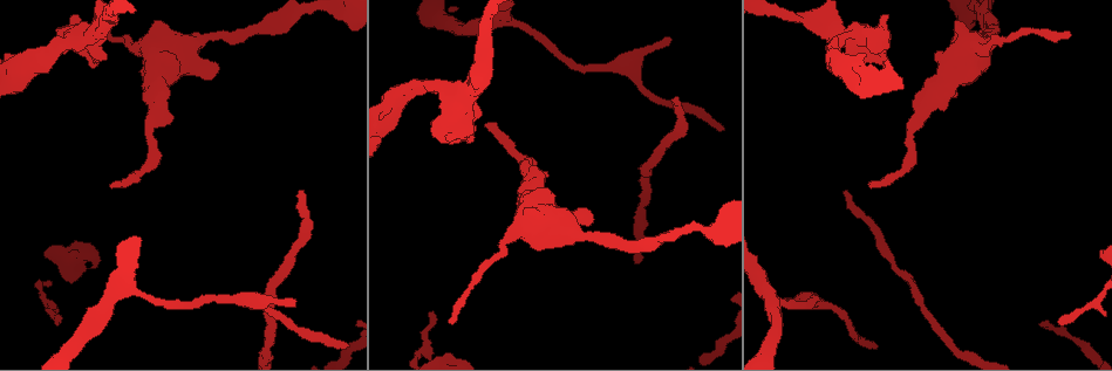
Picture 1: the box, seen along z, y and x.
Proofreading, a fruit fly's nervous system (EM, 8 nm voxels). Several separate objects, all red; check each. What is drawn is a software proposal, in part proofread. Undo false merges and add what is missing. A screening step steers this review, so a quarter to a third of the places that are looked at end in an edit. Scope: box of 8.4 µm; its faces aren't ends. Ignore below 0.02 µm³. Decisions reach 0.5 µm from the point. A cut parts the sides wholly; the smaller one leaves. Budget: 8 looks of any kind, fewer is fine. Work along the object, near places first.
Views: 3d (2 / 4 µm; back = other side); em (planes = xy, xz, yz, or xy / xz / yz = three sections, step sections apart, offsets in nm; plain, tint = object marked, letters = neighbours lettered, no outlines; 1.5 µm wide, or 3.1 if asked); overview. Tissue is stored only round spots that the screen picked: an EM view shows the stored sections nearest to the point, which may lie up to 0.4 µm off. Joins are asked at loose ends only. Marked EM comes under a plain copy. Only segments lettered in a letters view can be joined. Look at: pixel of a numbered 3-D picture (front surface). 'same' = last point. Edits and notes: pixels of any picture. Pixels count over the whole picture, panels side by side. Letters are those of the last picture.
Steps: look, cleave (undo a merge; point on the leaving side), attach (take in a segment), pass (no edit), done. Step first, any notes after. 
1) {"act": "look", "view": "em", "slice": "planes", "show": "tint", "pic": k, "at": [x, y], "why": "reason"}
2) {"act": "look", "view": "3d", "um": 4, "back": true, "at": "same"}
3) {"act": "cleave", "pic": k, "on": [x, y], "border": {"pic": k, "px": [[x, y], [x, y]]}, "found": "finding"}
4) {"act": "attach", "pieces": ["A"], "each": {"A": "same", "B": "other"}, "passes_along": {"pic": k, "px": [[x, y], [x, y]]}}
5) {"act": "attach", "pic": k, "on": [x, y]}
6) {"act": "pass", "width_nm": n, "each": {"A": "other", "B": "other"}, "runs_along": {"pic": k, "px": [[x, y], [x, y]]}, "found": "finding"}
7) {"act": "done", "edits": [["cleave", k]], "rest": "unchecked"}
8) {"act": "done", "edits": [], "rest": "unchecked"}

{"act": "look", "view": "em", "slice": "planes", "show": "letters", "pic": 1, "at": [84, 38], "why": "looks like a crossing"}

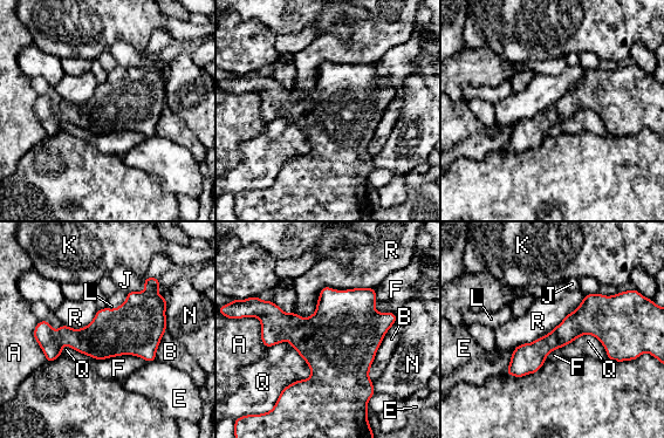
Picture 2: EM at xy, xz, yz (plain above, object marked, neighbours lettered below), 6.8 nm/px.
{"act": "pass", "width_nm": 340, "each": {"A": "other", "B": "other", "E": "other", "F": "other", "J": "other", "K": "other", "L": "other", "N": "other", "Q": "other", "R": "other"}, "found": "all the same neuron"}

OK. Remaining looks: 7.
{"act": "look", "view": "em", "slice": "planes", "show": "letters", "pic": 1, "at": [765, 290], "why": "calibre changes"}

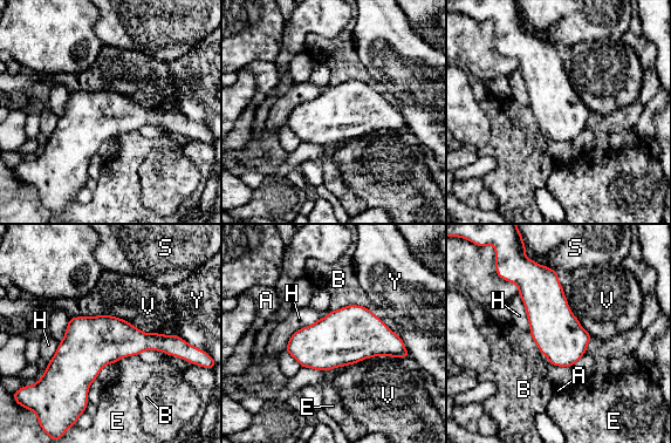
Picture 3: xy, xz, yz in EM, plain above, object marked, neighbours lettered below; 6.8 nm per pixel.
{"act": "pass", "each": {"A": "other", "B": "other", "E": "other", "H": "other", "S": "other", "V": "other", "Y": "other"}, "border": {"pic": 3, "px": [[70, 317], [115, 315], [178, 336]]}, "found": "continuous, no second neuron"}

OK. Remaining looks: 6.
{"act": "look", "view": "3d", "um": 2, "pic": 1, "at": [679, 99], "why": "an open end"}

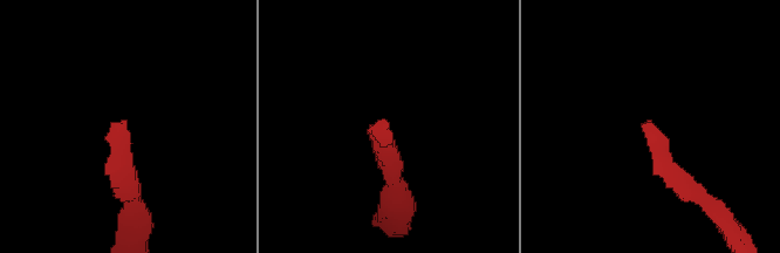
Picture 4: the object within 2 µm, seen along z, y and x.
{"act": "look", "view": "em", "slice": "planes", "show": "letters", "pic": 4, "at": [384, 122]}

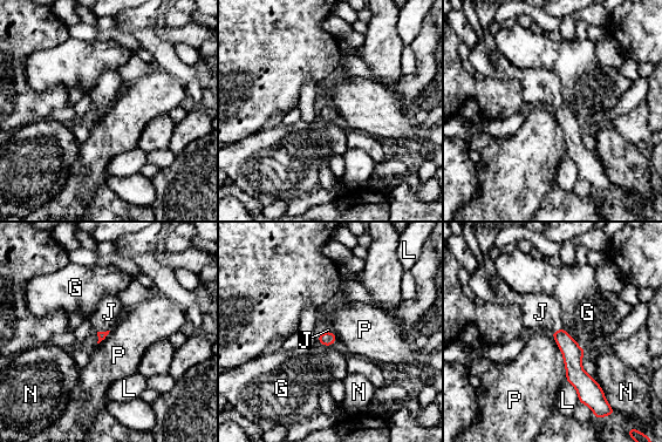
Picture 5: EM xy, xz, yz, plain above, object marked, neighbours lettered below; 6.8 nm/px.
{"act": "attach", "pieces": ["J"], "each": {"G": "other", "J": "same", "L": "other", "N": "other", "P": "other"}, "passes_along": {"pic": 5, "px": [[101, 335], [103, 332], [109, 312]]}, "found": "it goes on there"}

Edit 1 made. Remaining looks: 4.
{"act": "done", "edits": [["attach", 5]], "rest": "unchecked"}

